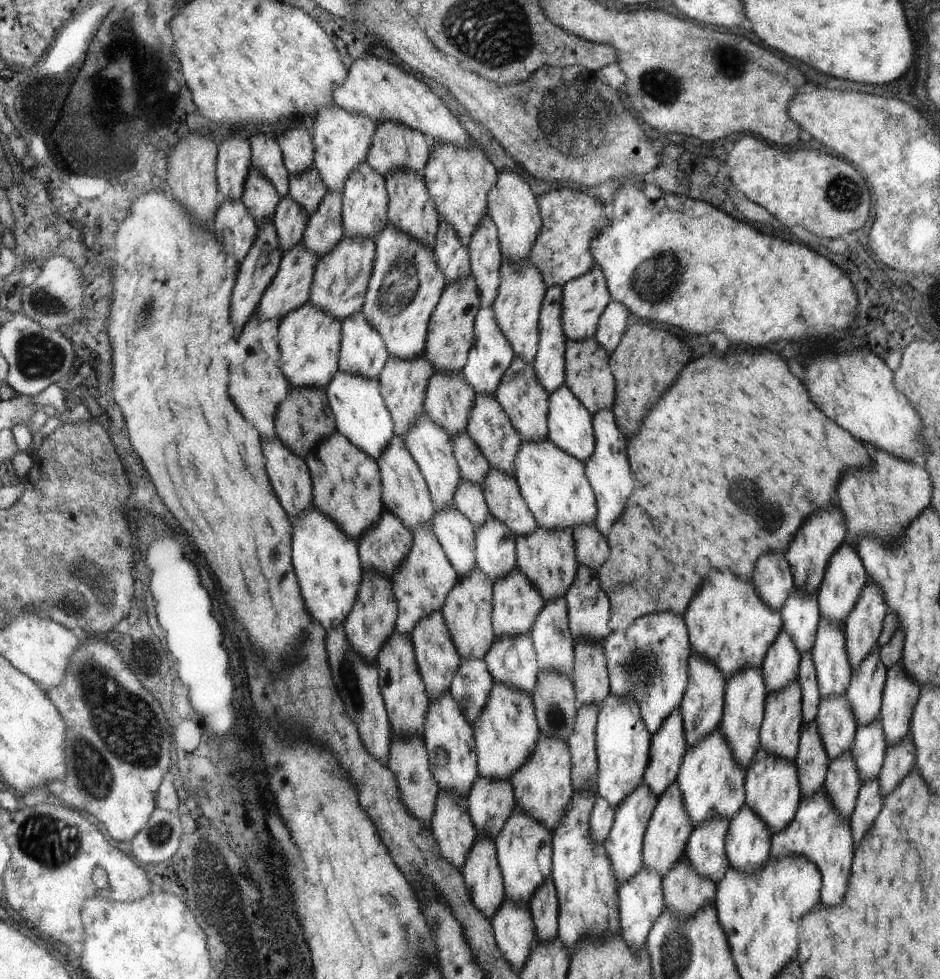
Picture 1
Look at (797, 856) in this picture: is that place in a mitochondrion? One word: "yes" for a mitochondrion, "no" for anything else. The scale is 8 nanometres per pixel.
no

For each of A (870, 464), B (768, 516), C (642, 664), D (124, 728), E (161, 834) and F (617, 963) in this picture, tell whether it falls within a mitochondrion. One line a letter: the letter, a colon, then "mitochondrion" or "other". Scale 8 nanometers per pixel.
A: other
B: mitochondrion
C: mitochondrion
D: mitochondrion
E: mitochondrion
F: other

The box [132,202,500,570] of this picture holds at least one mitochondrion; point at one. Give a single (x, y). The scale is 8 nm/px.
(400, 282)

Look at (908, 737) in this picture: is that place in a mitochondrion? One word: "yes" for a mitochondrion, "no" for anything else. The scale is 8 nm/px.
no

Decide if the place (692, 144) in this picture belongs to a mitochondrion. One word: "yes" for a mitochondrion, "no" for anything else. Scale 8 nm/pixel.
no

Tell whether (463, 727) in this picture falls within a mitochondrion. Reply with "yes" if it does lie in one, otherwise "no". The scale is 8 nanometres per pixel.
no

